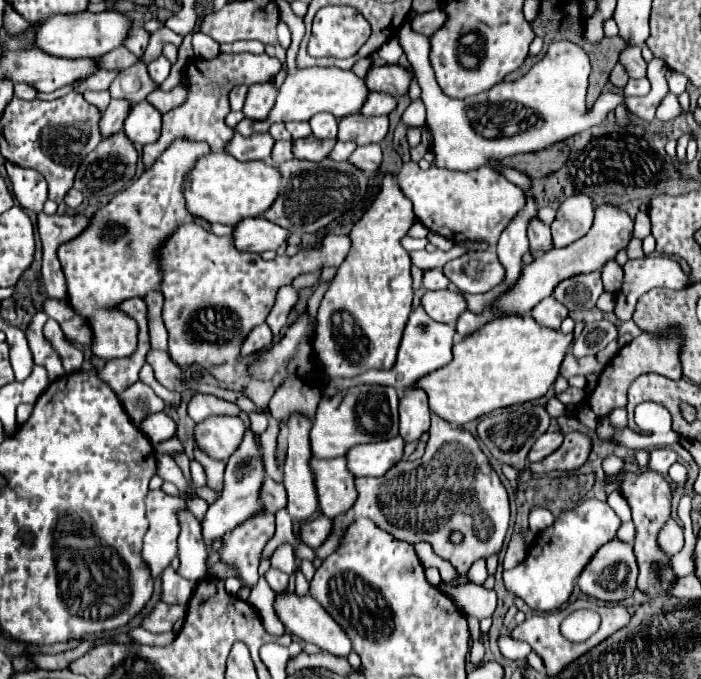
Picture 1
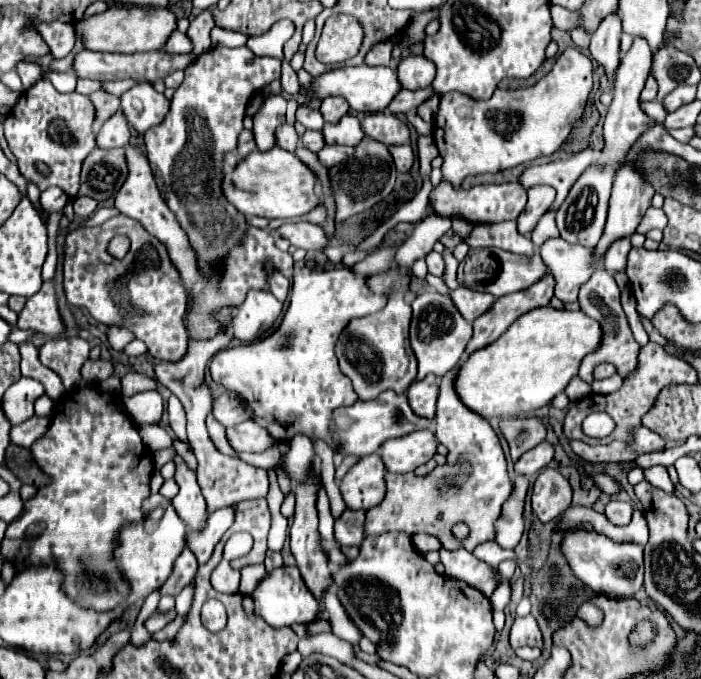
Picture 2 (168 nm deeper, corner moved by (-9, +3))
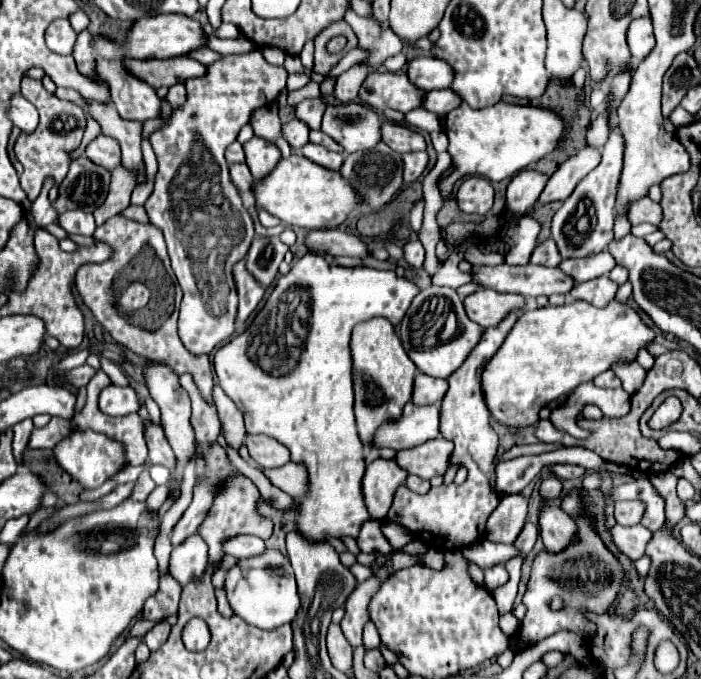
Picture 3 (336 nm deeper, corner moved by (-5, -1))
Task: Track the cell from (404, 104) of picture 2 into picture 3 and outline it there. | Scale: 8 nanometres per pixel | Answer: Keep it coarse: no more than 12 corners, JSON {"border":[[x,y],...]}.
{"border":[[450,89],[428,91],[422,109],[446,115],[460,103]]}

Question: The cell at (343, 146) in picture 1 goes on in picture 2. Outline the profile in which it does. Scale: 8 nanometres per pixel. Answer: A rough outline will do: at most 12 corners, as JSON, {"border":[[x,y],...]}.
{"border":[[326,145],[318,153],[322,165],[346,161],[354,147]]}

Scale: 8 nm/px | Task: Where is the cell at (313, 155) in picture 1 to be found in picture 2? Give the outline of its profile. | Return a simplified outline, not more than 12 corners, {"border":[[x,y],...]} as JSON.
{"border":[[358,115],[324,123],[328,145],[356,147],[364,137]]}

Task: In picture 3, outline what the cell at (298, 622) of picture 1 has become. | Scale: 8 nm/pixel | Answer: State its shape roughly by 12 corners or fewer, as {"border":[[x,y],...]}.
{"border":[[266,549],[226,575],[234,613],[260,629],[300,609],[290,561]]}

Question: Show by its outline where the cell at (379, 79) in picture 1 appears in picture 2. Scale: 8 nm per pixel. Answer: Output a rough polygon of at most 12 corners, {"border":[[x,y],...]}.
{"border":[[408,55],[398,65],[404,89],[430,87],[436,65],[424,55]]}

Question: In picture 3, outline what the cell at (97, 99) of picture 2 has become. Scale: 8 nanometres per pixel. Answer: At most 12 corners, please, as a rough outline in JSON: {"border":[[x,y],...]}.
{"border":[[87,115],[87,125],[80,149],[74,159],[86,149],[86,145],[100,133],[100,125]]}

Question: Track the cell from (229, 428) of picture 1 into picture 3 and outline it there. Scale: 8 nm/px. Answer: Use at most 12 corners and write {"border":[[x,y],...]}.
{"border":[[272,437],[244,439],[250,457],[260,467],[282,467],[290,451]]}

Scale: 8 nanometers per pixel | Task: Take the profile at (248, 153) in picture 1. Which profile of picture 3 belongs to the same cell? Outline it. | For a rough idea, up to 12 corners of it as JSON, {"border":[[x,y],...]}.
{"border":[[298,119],[282,127],[282,135],[300,151],[308,143],[310,129]]}

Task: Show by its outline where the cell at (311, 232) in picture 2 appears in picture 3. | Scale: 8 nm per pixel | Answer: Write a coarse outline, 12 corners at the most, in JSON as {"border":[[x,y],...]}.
{"border":[[338,229],[308,231],[310,251],[330,257],[366,257],[358,235]]}

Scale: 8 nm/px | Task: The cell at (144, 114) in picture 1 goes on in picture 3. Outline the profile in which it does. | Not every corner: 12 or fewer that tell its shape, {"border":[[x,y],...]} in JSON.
{"border":[[94,37],[96,71],[128,121],[156,119],[160,97],[124,71],[122,43]]}

